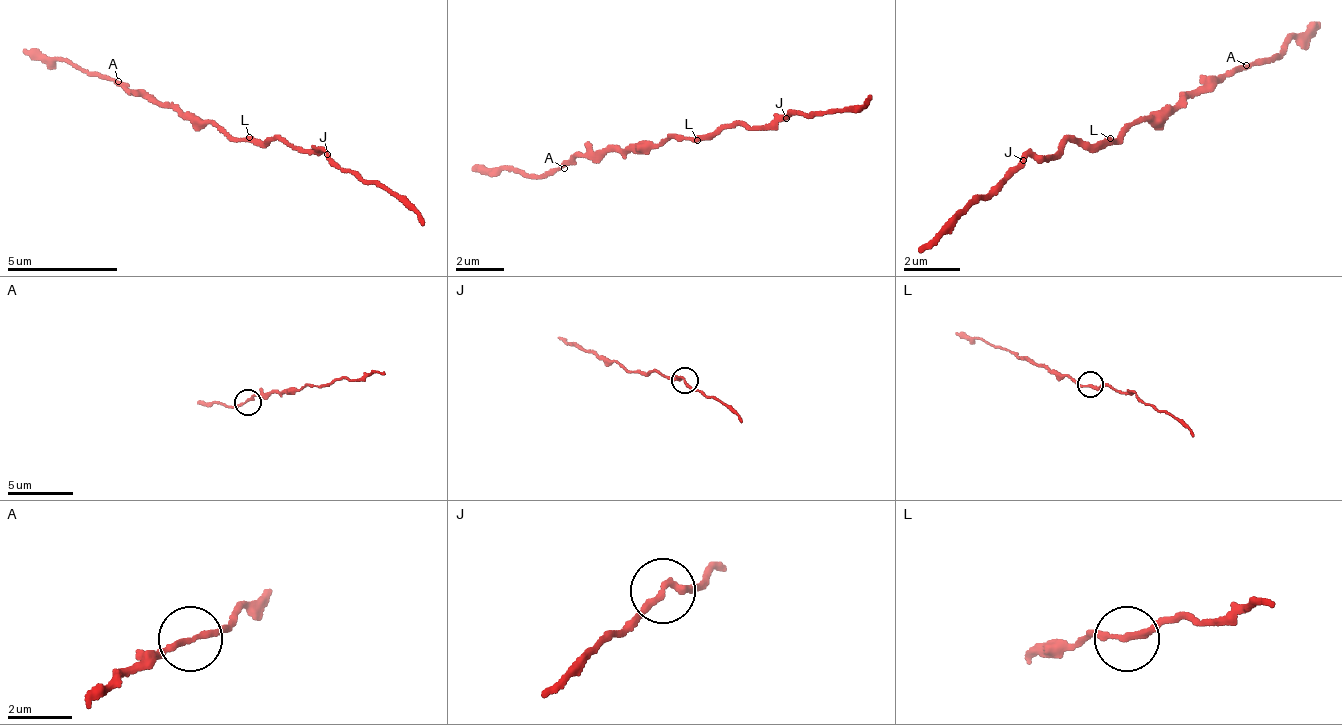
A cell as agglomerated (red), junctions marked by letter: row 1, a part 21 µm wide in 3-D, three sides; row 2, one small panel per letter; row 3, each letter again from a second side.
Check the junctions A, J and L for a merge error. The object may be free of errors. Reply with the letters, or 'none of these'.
none of these

